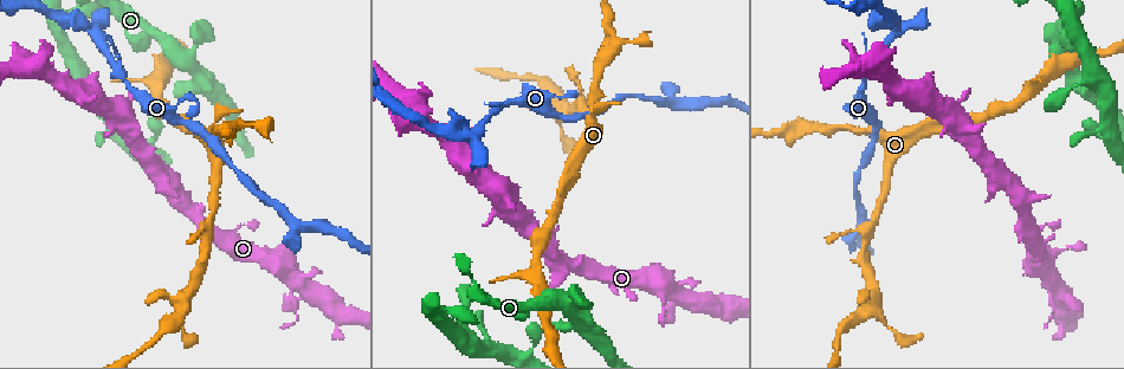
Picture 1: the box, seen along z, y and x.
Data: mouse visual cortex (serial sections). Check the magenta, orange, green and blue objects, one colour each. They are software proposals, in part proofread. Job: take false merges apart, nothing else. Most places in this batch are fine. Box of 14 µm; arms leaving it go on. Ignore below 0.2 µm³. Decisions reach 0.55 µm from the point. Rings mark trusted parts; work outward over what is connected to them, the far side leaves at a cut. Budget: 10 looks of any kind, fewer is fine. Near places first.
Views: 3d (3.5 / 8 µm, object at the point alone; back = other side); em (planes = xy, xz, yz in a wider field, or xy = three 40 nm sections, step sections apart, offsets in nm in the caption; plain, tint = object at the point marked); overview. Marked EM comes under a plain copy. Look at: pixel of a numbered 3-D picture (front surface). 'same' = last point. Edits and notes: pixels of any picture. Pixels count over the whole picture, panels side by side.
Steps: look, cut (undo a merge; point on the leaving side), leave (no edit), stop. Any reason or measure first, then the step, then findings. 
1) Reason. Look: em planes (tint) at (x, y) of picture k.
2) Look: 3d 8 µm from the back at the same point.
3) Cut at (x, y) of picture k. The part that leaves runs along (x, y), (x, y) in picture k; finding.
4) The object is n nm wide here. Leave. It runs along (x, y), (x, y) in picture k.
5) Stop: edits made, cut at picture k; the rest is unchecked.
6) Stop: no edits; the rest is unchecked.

A narrow waist. Look: 3d 3.5 µm at (193, 53) of picture 1.

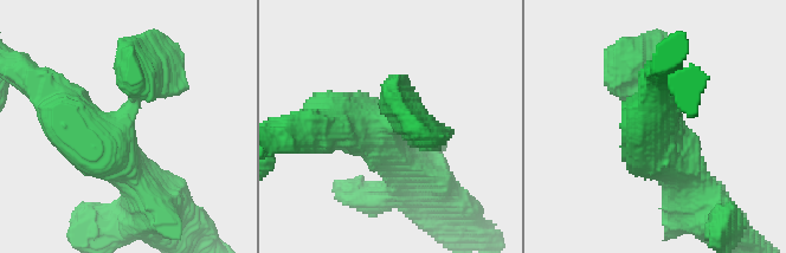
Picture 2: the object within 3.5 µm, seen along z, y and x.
Look: em xy step 1 (tint) at (384, 122) of picture 2.

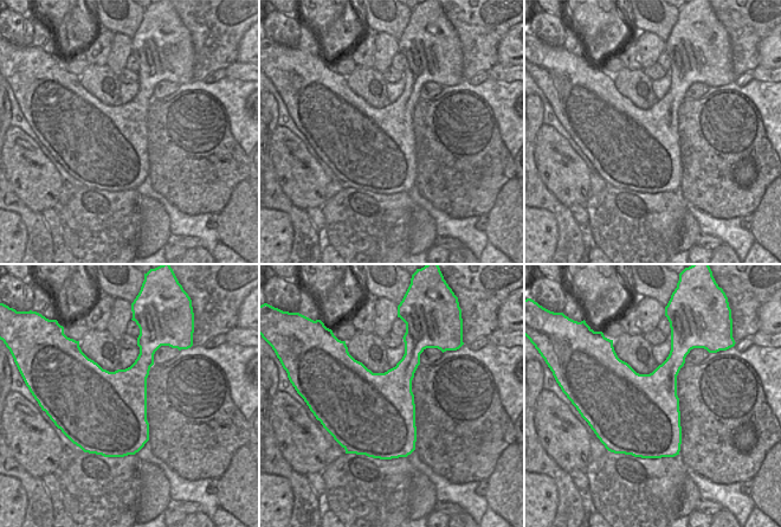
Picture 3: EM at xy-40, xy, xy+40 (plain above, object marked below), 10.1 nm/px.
Cut it another way. Look: em xy step 3 (tint) at the same point.

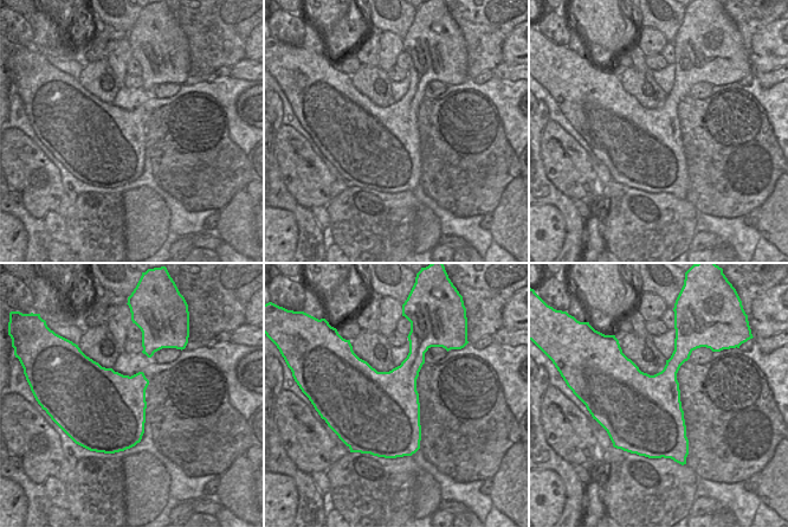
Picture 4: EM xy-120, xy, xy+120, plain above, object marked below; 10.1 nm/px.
Leave. It runs along (38, 85), (114, 154), (143, 194) in picture 2; all the same cell.

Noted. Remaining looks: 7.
Sharp bend. Look: 3d 3.5 µm from the back at (878, 72) of picture 1.

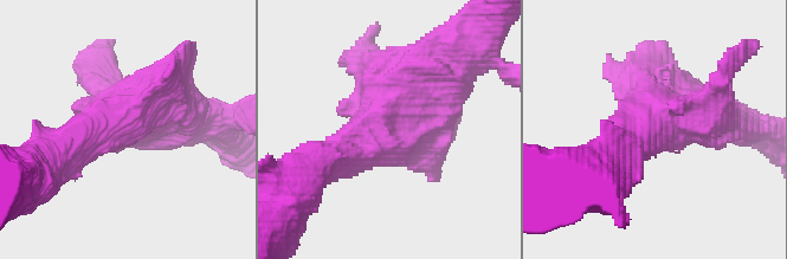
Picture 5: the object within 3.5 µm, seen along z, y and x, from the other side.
Need the tissue. Look: em planes (tint) at (658, 121) of picture 5.

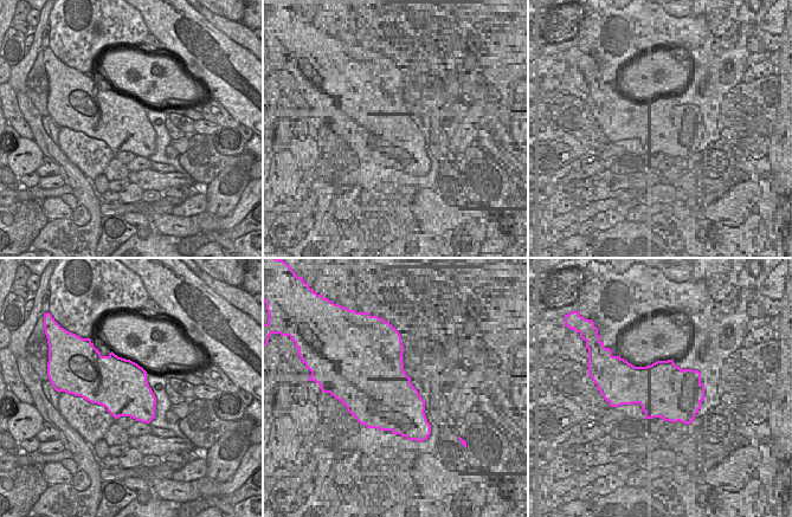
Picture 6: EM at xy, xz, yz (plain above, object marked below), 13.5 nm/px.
Leave. It runs along (321, 166), (361, 144), (437, 71) in picture 5; all the same cell.

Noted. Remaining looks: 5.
A narrow waist. Look: 3d 8 µm from the back at (863, 81) of picture 1.

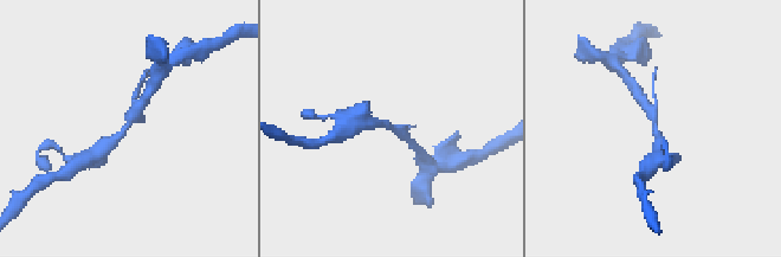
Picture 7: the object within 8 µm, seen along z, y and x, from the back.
Look: em xy step 3 (tint) at (393, 130) of picture 7.

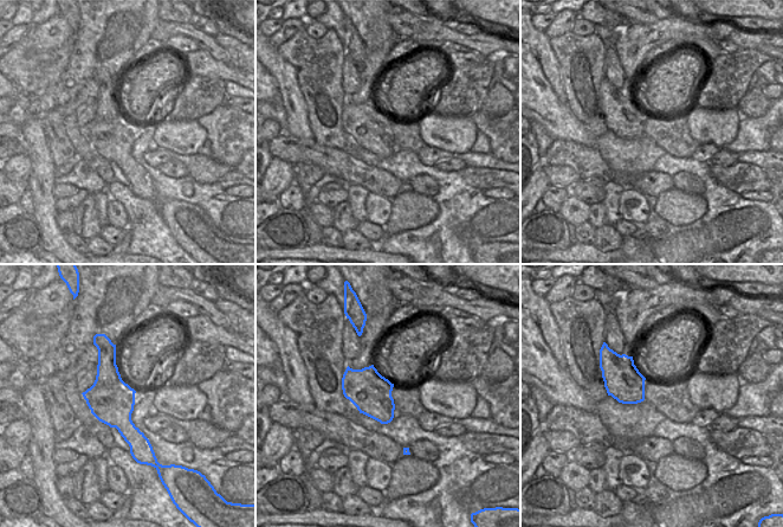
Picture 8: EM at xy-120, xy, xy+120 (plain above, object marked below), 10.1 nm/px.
Leave. One cell here.

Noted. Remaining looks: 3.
Arms part here. Look: 3d 3.5 µm from the back at (473, 134) of picture 1.

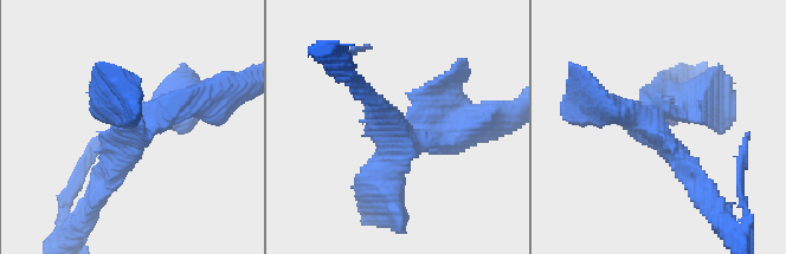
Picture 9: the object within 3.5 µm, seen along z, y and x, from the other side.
Now the EM. Look: em xy step 1 (tint) at (662, 138) of picture 9.

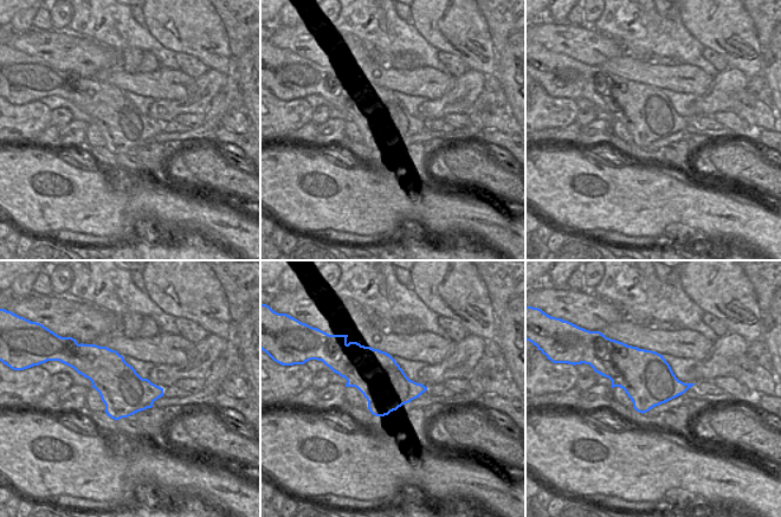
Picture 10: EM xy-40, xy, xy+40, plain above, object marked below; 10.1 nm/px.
The object is 480 nm wide here. Leave. It runs along (101, 194), (129, 139), (199, 99) in picture 9; one cell here.

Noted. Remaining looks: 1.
Stop: no edits; the rest is unchecked.

